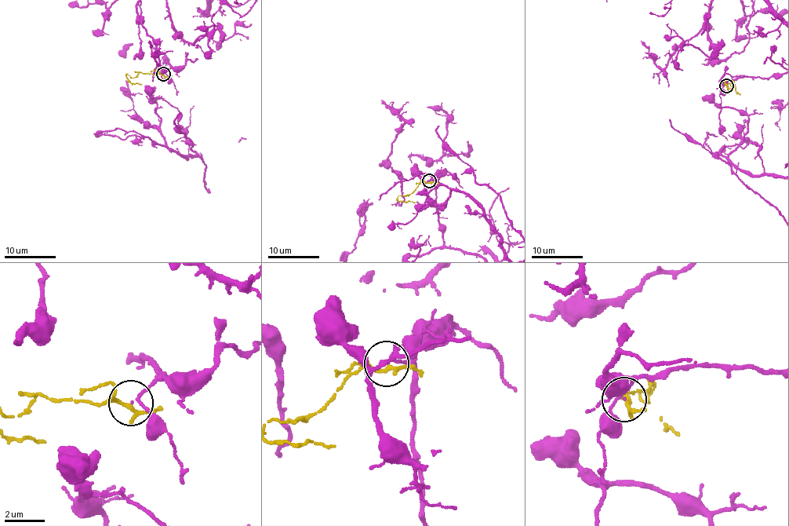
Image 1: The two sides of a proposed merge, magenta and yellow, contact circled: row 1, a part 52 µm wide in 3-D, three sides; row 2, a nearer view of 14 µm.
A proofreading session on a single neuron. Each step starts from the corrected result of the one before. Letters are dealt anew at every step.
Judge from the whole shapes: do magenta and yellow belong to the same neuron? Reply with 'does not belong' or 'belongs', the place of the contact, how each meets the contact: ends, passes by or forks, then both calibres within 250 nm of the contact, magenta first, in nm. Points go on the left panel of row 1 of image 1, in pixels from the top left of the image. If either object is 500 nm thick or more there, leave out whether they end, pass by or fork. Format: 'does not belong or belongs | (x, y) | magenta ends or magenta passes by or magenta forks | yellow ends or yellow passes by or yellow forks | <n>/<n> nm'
does not belong | (163, 74) | magenta passes by | yellow passes by | 110/180 nm

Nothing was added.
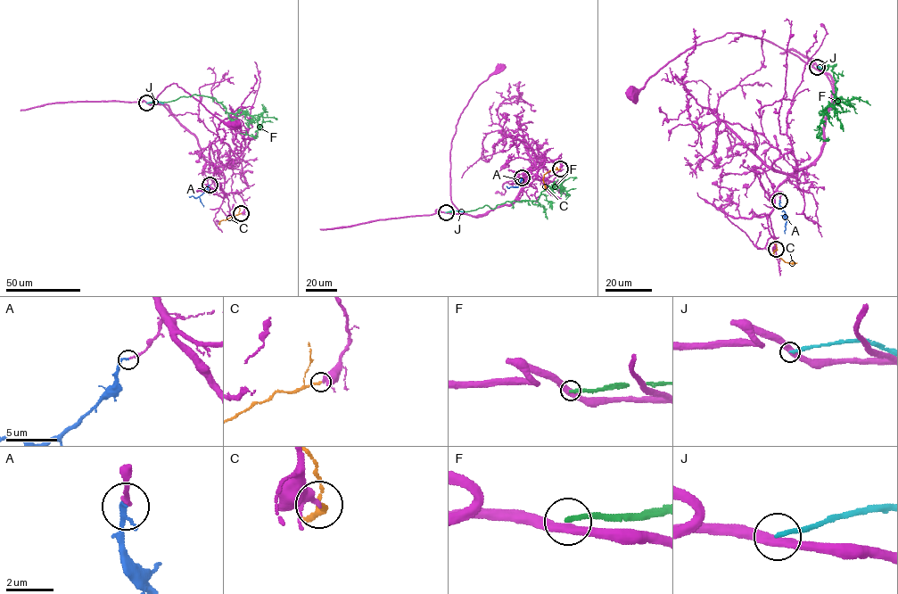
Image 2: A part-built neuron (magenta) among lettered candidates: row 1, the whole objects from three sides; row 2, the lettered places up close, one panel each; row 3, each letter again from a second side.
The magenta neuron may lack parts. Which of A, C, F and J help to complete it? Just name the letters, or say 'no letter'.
A, C

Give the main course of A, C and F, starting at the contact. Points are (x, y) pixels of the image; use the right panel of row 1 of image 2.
A: (779, 200), (779, 206), (786, 217), (780, 215)
C: (776, 249), (774, 256), (785, 262), (796, 262)
F: (817, 68), (827, 70), (827, 65), (836, 64), (831, 70), (839, 102), (828, 102), (816, 136), (820, 130)

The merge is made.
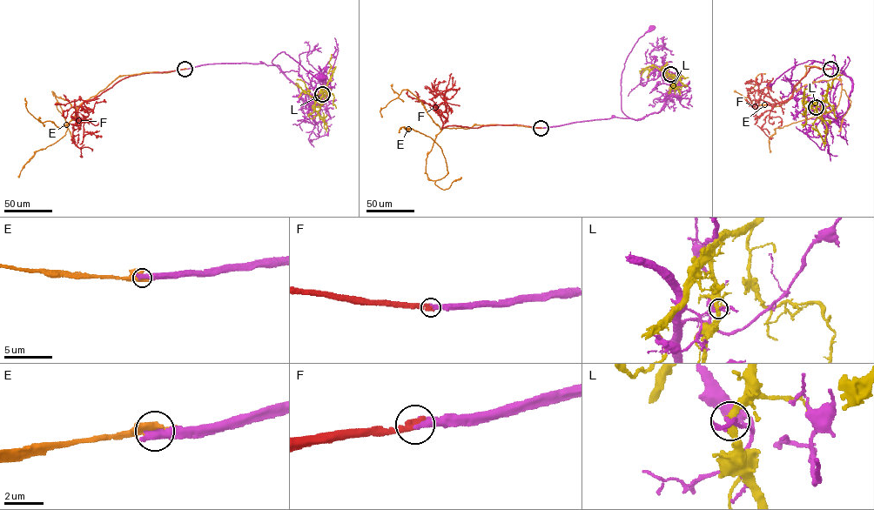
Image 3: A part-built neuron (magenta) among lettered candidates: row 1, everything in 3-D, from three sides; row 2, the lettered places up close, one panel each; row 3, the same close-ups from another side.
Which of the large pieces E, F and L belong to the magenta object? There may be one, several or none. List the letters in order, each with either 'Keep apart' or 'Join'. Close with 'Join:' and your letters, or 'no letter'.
E: Keep apart
F: Join
L: Keep apart
Join: F

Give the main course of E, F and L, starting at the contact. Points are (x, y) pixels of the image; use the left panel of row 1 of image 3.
E: (185, 69), (119, 76), (75, 107), (52, 92), (67, 123), (65, 135), (45, 149), (36, 150), (18, 177)
F: (184, 69), (125, 77), (86, 100), (77, 110), (77, 122), (75, 119), (96, 125), (102, 117)
L: (322, 94), (319, 112), (326, 124), (326, 129), (323, 117), (319, 114)

